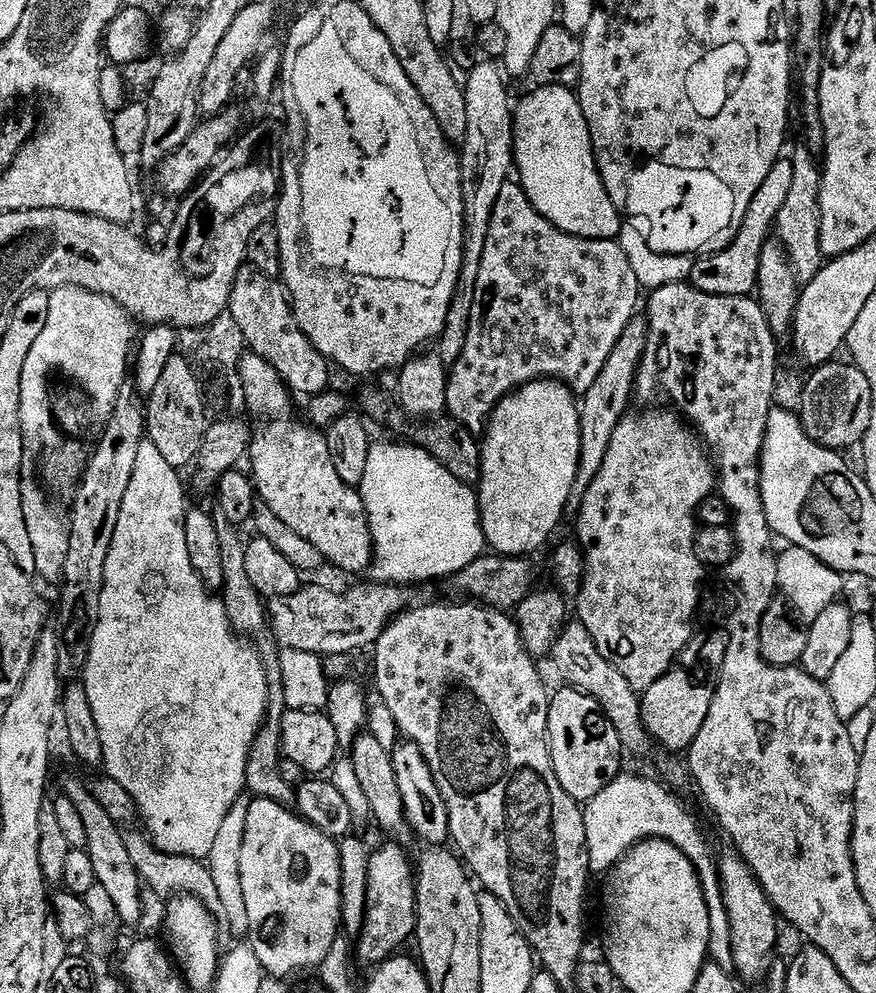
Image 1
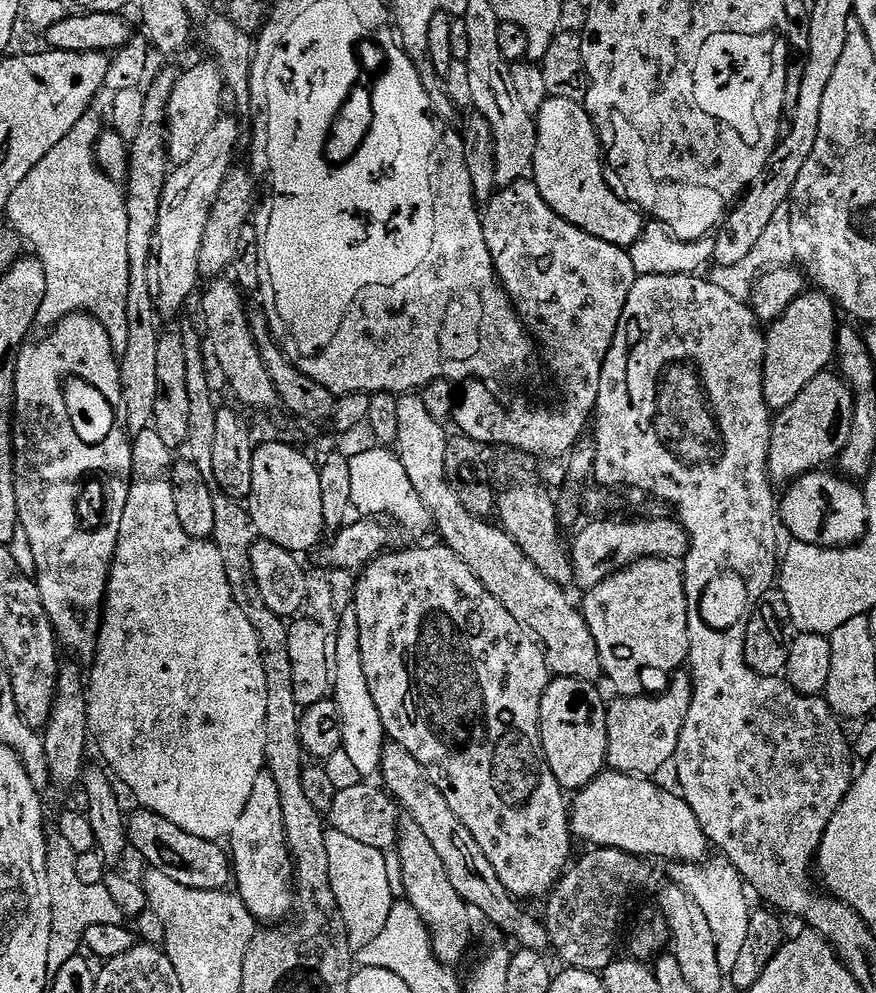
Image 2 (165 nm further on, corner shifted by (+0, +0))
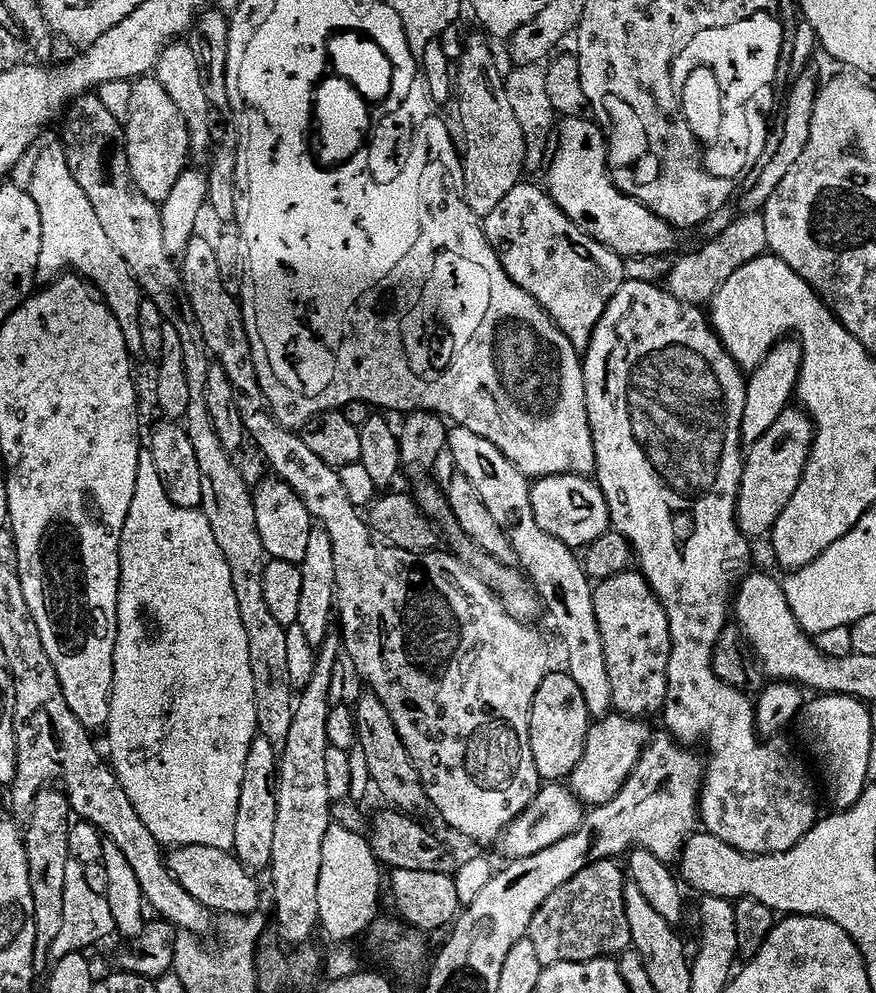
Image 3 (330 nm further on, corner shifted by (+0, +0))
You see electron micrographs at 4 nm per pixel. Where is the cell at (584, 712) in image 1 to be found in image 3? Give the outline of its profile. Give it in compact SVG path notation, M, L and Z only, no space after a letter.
M549 671L548 677L538 686L538 694L532 699L532 713L528 715L530 750L534 754L536 769L544 782L564 782L578 766L588 737L590 717L586 698L578 690L578 682L567 671Z

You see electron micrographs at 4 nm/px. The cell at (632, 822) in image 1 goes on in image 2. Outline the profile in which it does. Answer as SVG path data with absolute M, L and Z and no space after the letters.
M705 859L699 864L686 864L677 867L674 880L686 890L686 894L690 894L690 898L694 898L695 904L702 909L706 922L710 922L710 934L713 935L716 943L718 966L725 974L730 974L734 970L746 934L750 931L750 918L753 909L748 908L749 893L746 891L744 879L738 874L738 870L729 860L712 859Z

